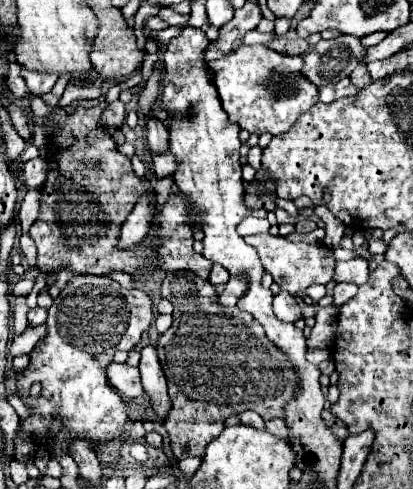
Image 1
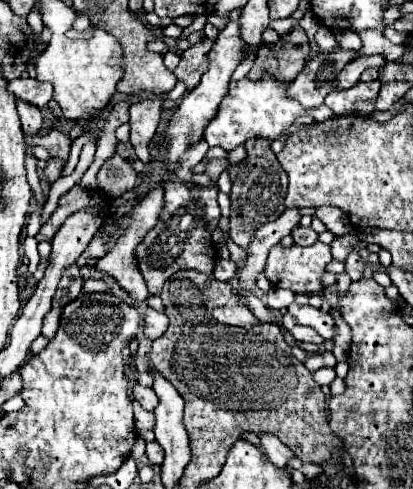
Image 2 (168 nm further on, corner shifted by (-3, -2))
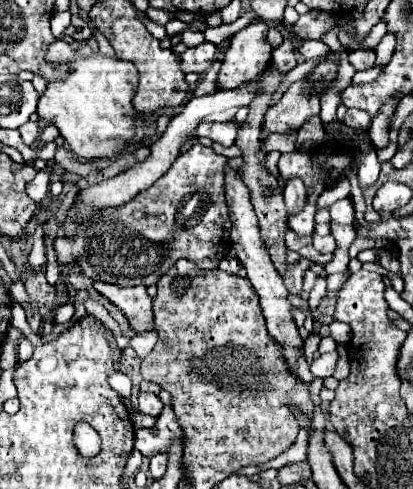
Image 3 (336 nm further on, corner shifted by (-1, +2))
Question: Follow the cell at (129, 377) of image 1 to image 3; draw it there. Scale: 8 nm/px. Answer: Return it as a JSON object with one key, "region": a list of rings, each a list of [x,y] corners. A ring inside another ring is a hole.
{"region":[[[141,392],[137,400],[139,400],[139,412],[141,414],[151,414],[151,416],[157,418],[161,414],[161,410],[163,410],[161,400],[151,392]]]}

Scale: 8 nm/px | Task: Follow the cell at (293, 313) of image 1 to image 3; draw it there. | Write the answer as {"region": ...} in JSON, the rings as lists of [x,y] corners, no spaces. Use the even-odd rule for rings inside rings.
{"region":[[[333,320],[329,324],[329,336],[339,342],[339,344],[349,344],[351,342],[351,328],[345,324],[345,322],[339,322],[339,320]]]}

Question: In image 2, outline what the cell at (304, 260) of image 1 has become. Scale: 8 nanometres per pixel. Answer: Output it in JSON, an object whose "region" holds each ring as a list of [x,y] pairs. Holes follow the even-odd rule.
{"region":[[[315,242],[313,246],[273,246],[267,258],[265,274],[277,288],[287,288],[295,294],[319,292],[325,266],[331,262],[329,246]]]}

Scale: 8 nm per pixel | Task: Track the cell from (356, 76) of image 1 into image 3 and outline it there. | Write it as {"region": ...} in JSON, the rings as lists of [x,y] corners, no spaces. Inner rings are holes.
{"region":[[[359,48],[349,52],[349,62],[355,70],[369,70],[375,66],[375,52],[371,48]]]}

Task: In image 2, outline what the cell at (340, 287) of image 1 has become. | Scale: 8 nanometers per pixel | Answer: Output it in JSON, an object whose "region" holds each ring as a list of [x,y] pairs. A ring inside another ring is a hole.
{"region":[[[351,252],[344,263],[345,272],[350,276],[352,281],[357,281],[363,277],[365,262],[358,252]]]}

